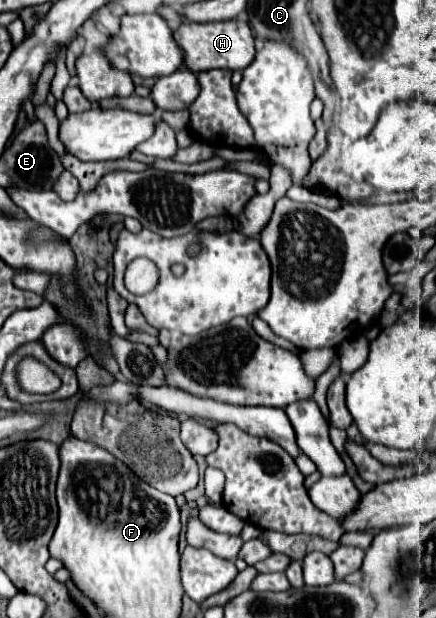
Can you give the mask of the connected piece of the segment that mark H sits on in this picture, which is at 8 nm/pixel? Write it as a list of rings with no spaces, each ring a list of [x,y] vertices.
[[[237,19],[219,21],[219,23],[181,23],[175,29],[175,39],[179,39],[179,47],[183,47],[185,67],[193,73],[209,71],[209,69],[231,69],[241,71],[255,59],[255,37],[247,23]]]

